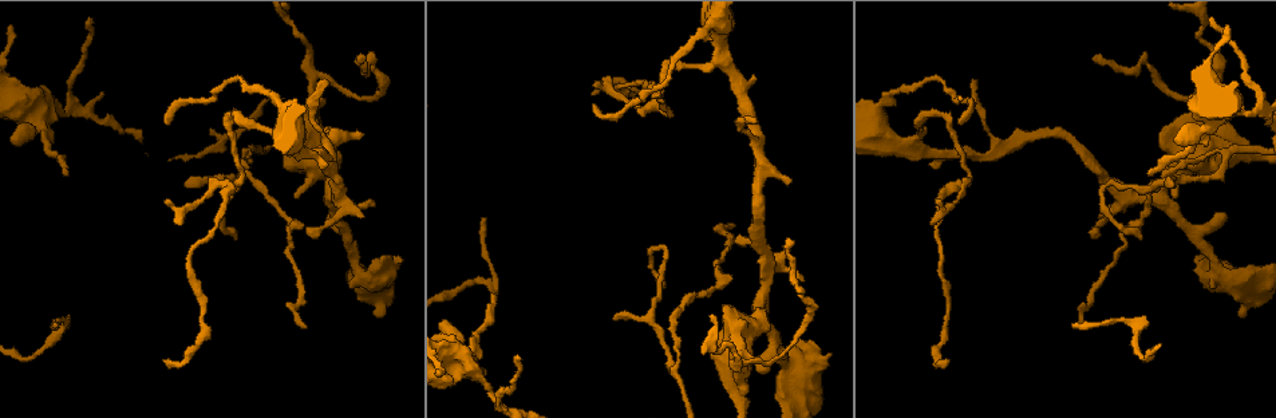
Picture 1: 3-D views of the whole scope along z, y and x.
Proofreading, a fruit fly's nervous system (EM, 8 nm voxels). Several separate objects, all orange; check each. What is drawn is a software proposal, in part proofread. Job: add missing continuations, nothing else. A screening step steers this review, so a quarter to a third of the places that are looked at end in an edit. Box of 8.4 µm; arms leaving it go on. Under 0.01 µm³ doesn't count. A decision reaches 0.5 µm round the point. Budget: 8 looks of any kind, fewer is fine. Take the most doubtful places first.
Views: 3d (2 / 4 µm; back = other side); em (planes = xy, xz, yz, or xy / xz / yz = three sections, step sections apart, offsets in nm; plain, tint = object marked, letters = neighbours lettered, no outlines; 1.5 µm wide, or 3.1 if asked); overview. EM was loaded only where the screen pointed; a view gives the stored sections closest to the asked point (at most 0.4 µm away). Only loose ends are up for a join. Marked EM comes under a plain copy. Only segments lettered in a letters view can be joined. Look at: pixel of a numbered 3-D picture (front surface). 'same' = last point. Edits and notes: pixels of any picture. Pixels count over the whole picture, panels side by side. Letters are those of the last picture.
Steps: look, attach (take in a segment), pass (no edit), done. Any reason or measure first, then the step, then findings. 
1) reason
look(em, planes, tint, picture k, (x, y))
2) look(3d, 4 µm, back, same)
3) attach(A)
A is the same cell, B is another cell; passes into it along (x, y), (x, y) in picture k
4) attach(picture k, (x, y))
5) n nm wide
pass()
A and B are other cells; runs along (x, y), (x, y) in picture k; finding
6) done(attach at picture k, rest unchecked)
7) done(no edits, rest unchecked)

thin end
look(3d, 4 µm, picture 1, (733, 225))

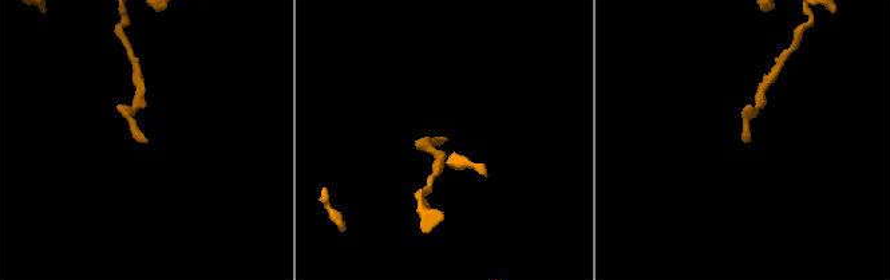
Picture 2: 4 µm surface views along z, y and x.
now the EM
look(em, yz, step 4, tint, picture 2, (744, 138))

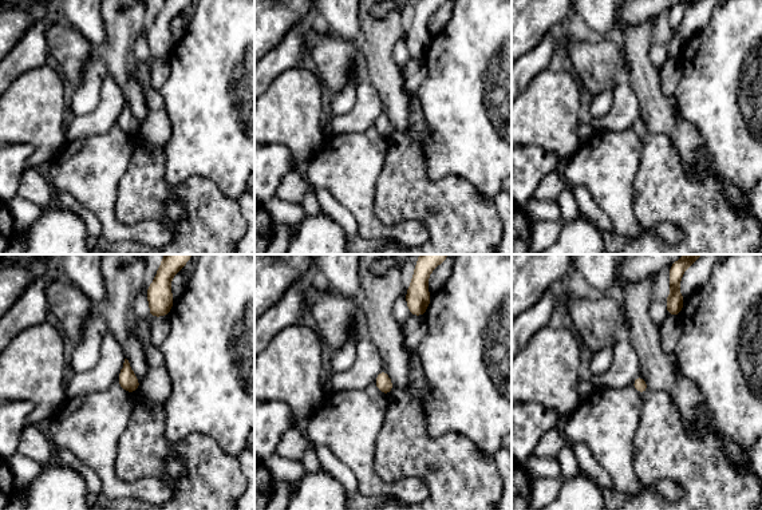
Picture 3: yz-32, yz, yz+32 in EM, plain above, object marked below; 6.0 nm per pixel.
cut it another way
look(em, xy, step 4, letters, same)

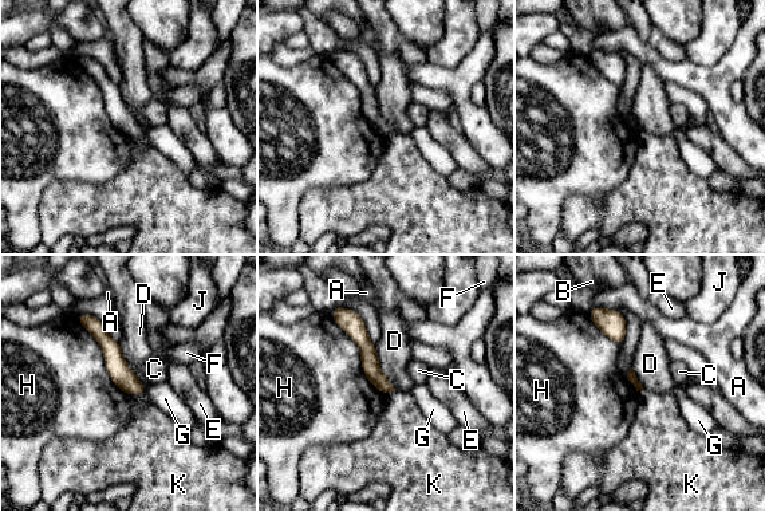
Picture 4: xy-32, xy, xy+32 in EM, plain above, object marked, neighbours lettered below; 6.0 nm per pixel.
pass()
A, B, C, D, E, F, G, H, J and K are other cells; runs along (83, 318), (141, 389) in picture 4; none of them fits

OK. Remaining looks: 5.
an open end
look(em, planes, letters, picture 1, (1223, 218))

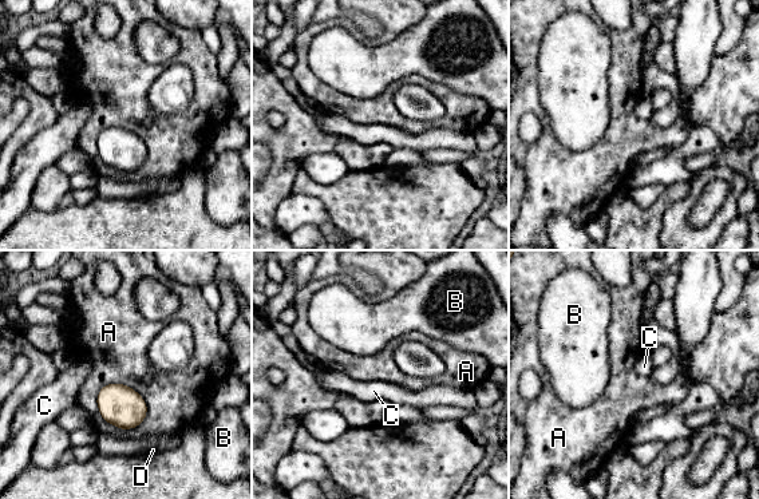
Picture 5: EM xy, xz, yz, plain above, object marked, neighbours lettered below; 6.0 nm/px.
240 nm wide
pass()
A, B, C and D are other cells; border along (95, 397), (126, 384), (147, 412) in picture 5; none of them fits

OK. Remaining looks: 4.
an open end
look(em, yz, step 8, letters, picture 1, (371, 204))

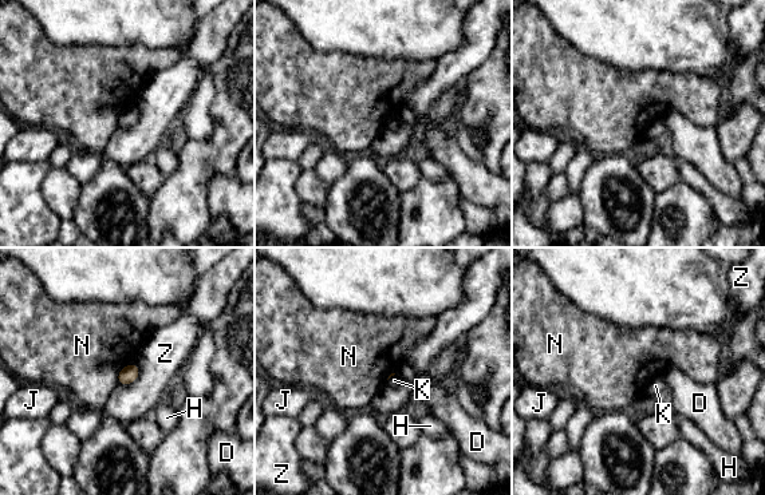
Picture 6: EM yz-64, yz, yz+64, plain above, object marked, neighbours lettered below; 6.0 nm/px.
pass()
D, H, J, K, N and Z are other cells; none of them fits

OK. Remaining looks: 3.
done(no edits, rest unchecked)

